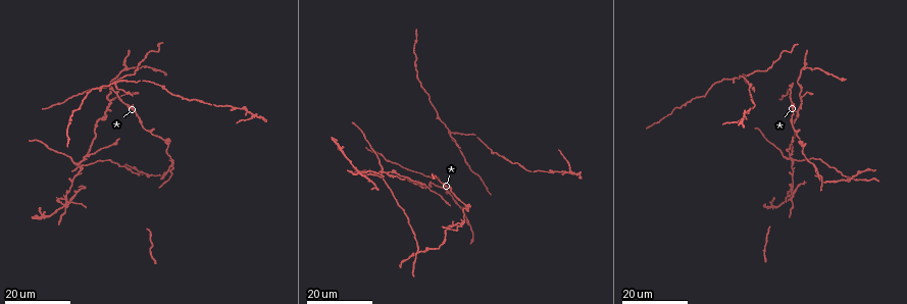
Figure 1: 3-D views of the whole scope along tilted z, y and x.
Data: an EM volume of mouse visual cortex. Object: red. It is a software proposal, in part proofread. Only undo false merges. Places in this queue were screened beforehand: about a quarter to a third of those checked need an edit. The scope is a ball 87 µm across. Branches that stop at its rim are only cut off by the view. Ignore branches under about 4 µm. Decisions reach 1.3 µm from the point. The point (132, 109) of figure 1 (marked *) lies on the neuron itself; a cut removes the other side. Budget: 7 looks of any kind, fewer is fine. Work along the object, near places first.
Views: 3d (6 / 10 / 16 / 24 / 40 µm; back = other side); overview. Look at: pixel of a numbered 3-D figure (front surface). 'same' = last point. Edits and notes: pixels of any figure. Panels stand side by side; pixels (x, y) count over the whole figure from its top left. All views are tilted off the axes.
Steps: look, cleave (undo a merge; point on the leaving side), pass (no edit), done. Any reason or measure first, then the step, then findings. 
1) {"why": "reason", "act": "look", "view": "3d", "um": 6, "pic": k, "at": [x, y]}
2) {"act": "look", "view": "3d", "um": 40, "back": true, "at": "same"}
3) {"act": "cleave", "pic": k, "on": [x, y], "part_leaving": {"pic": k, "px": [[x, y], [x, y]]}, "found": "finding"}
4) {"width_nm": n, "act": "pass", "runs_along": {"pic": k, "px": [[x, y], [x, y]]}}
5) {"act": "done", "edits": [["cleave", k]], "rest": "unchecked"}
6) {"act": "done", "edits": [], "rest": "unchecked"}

{"why": "four-way junction", "act": "look", "view": "3d", "um": 16, "pic": 1, "at": [116, 84]}

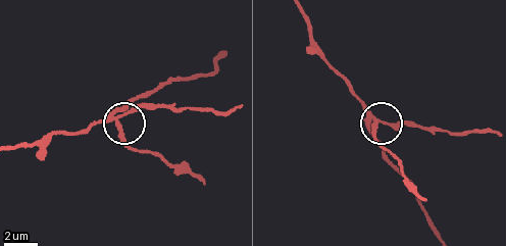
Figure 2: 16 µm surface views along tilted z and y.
{"act": "look", "view": "3d", "um": 10, "pic": 2, "at": [114, 120]}

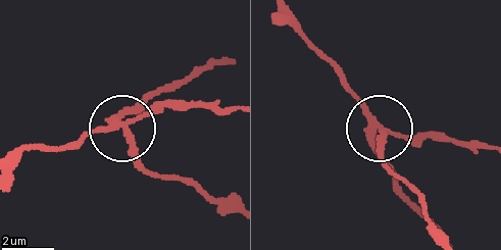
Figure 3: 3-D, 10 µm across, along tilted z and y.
{"width_nm": 240, "act": "cleave", "pic": 3, "on": [140, 160], "part_leaving": {"pic": 3, "px": [[128, 130], [130, 153], [139, 165], [230, 207]]}, "found": "a second neuron is stuck on"}

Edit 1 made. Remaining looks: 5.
{"act": "look", "view": "overview"}

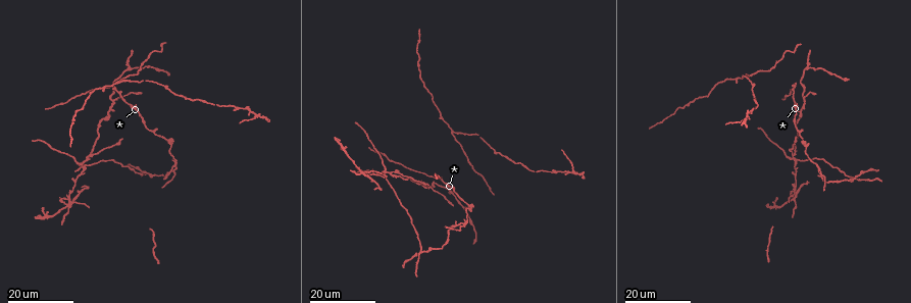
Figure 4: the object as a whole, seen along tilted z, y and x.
{"act": "look", "view": "3d", "um": 24, "pic": 4, "at": [574, 170]}

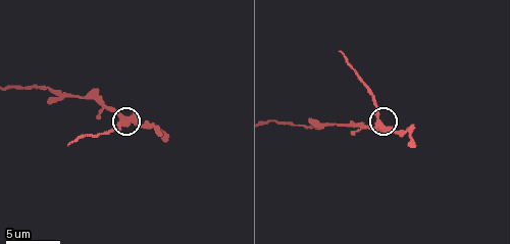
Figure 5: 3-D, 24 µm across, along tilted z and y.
{"why": "closer look", "act": "look", "view": "3d", "um": 6, "pic": 5, "at": [376, 120]}

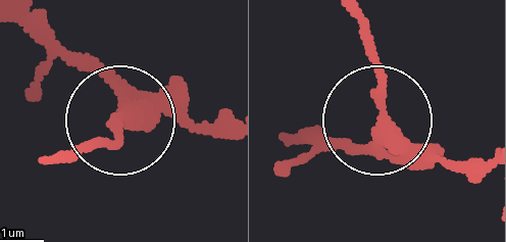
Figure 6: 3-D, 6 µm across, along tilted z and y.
{"width_nm": 350, "act": "cleave", "pic": 6, "on": [121, 131], "found": "a second neuron is stuck on"}

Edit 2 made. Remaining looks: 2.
{"why": "three arms meet", "act": "look", "view": "3d", "um": 16, "pic": 4, "at": [170, 143]}

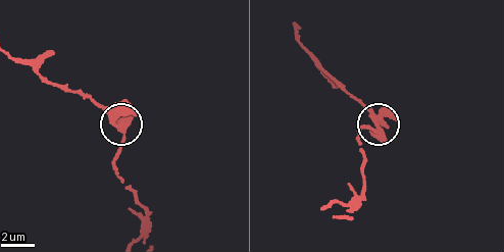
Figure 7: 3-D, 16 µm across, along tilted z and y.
{"act": "look", "view": "3d", "um": 6, "pic": 7, "at": [376, 132]}

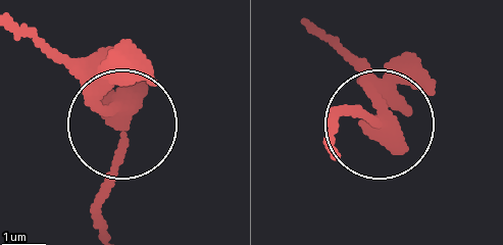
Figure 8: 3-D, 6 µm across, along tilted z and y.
{"width_nm": 300, "act": "pass", "runs_along": {"pic": 8, "px": [[314, 26], [355, 67], [380, 128], [341, 110], [336, 119]]}, "found": "all the same neuron"}

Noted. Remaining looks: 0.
{"act": "done", "edits": [["cleave", 3], ["cleave", 6]], "rest": "unchecked"}

